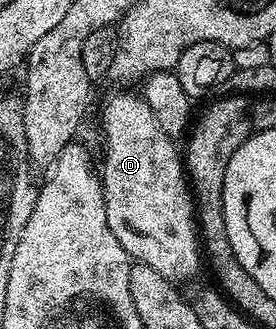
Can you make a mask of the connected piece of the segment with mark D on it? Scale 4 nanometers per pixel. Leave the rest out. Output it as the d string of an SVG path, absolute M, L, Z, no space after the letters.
M137 92L110 93L102 101L102 137L106 140L106 162L100 165L102 194L112 235L120 239L120 247L130 256L131 262L160 271L164 279L175 283L190 281L198 273L200 236L196 228L196 205L188 188L184 161L175 138L169 137L160 127L152 107Z

